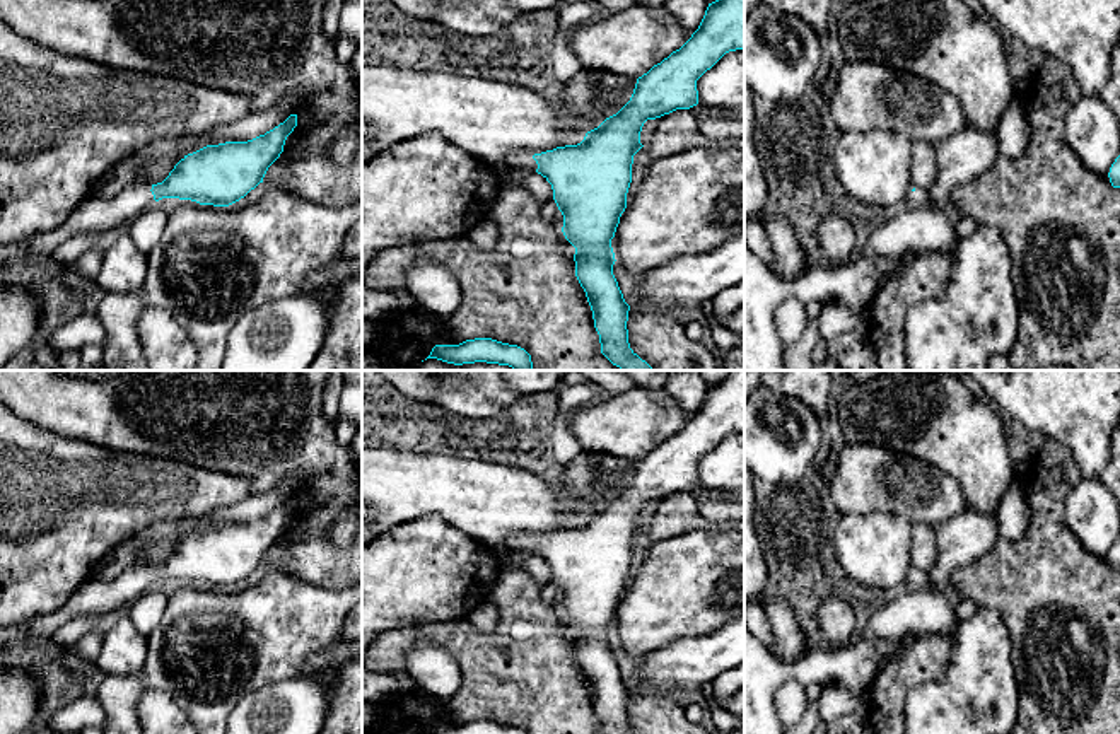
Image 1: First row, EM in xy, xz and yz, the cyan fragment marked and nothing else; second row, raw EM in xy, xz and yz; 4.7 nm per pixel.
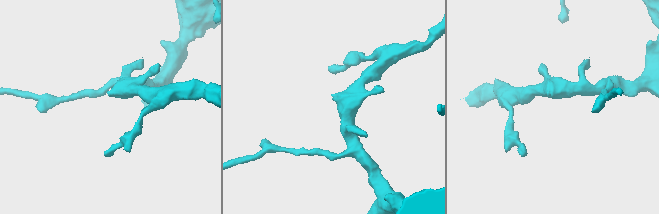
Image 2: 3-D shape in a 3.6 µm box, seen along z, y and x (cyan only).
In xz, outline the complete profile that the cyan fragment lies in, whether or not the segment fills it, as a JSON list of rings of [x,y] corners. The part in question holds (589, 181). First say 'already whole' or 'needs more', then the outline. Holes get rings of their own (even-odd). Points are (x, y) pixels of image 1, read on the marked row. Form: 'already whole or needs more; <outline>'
needs more; [[[715,0],[709,3],[691,38],[639,77],[630,101],[598,128],[587,131],[580,143],[546,152],[510,152],[504,159],[504,166],[534,169],[551,184],[553,200],[563,215],[562,232],[575,248],[575,277],[591,306],[601,353],[621,370],[654,370],[630,348],[627,329],[630,306],[613,275],[616,259],[611,248],[620,217],[627,208],[633,155],[644,147],[640,143],[642,126],[647,119],[697,106],[697,80],[726,53],[736,50],[744,50],[744,0]]]

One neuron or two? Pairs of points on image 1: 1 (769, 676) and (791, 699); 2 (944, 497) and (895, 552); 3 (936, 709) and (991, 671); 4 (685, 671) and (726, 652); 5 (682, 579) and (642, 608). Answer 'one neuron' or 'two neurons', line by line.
1: two neurons
2: two neurons
3: one neuron
4: one neuron
5: one neuron

